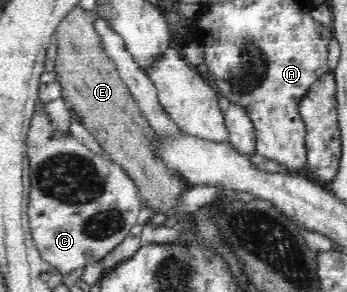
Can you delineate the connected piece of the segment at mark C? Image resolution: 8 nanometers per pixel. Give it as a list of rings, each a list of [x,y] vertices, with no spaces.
[[[39,106],[35,108],[32,116],[27,148],[31,181],[28,221],[33,245],[37,247],[43,260],[57,268],[62,275],[76,272],[76,269],[84,269],[117,248],[137,222],[141,209],[148,207],[147,201],[139,195],[135,181],[121,165],[95,154],[71,134],[64,136],[63,133],[52,130],[48,118]]]

